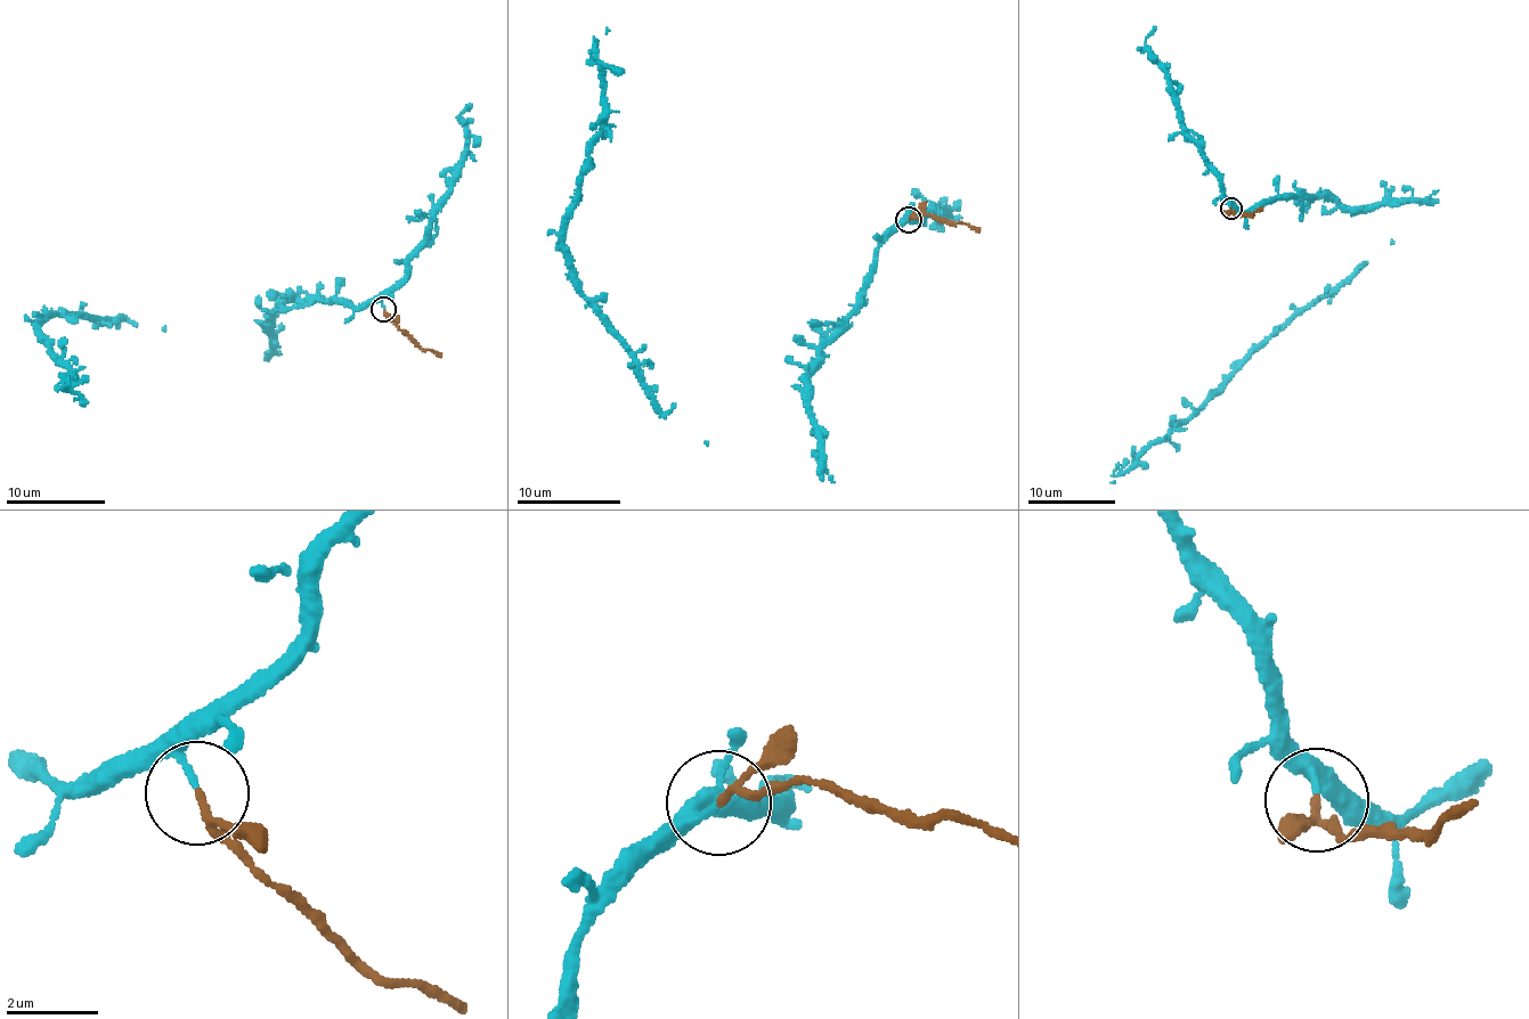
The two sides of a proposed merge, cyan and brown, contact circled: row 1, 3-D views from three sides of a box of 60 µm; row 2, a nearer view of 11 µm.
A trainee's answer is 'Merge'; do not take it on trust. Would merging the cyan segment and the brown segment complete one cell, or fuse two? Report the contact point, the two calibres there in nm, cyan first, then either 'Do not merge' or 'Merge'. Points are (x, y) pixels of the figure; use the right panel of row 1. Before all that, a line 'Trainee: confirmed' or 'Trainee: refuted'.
Trainee: refuted
Place: (1230, 209). Thickness 120 nm (cyan) against 110 nm. Do not merge

